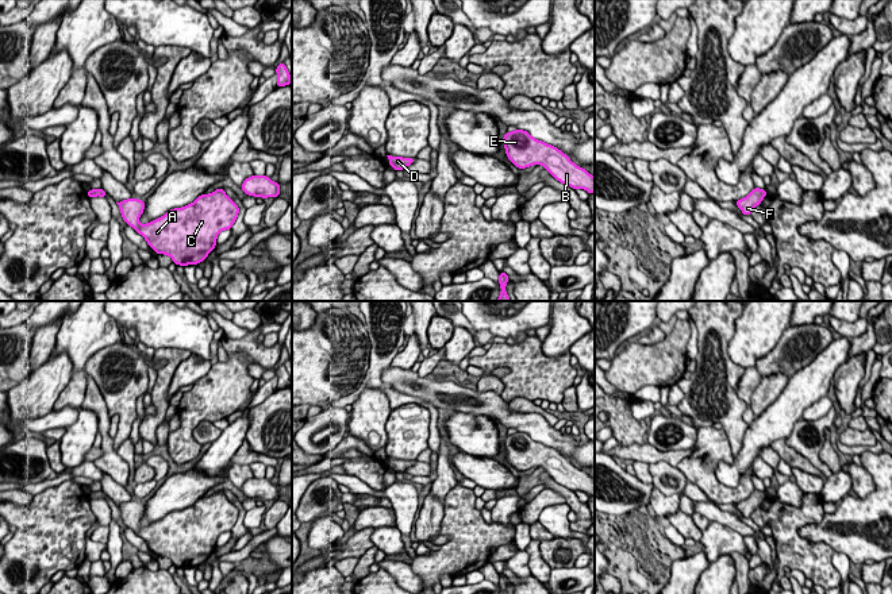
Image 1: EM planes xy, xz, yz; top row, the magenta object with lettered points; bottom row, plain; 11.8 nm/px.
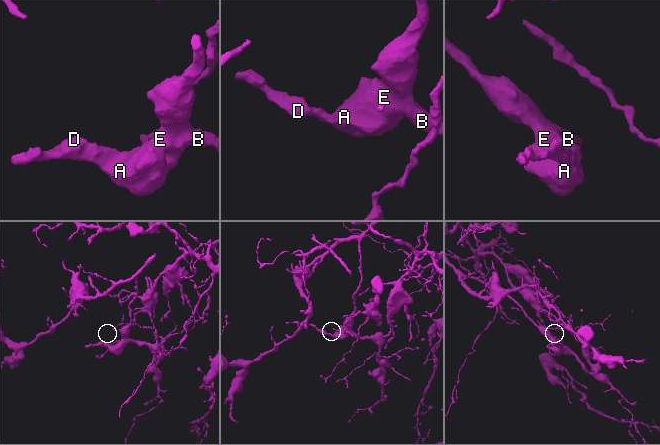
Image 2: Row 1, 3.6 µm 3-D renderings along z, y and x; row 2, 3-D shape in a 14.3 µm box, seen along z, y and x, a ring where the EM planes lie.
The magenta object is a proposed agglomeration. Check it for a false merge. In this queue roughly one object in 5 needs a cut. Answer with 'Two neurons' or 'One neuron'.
One neuron

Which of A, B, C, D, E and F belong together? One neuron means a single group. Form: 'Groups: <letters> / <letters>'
Groups: A B C D E F

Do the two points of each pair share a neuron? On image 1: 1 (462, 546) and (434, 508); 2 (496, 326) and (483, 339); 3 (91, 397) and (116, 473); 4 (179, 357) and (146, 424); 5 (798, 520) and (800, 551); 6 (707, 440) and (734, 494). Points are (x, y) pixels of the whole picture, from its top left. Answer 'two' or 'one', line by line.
1: two
2: two
3: one
4: one
5: one
6: one

